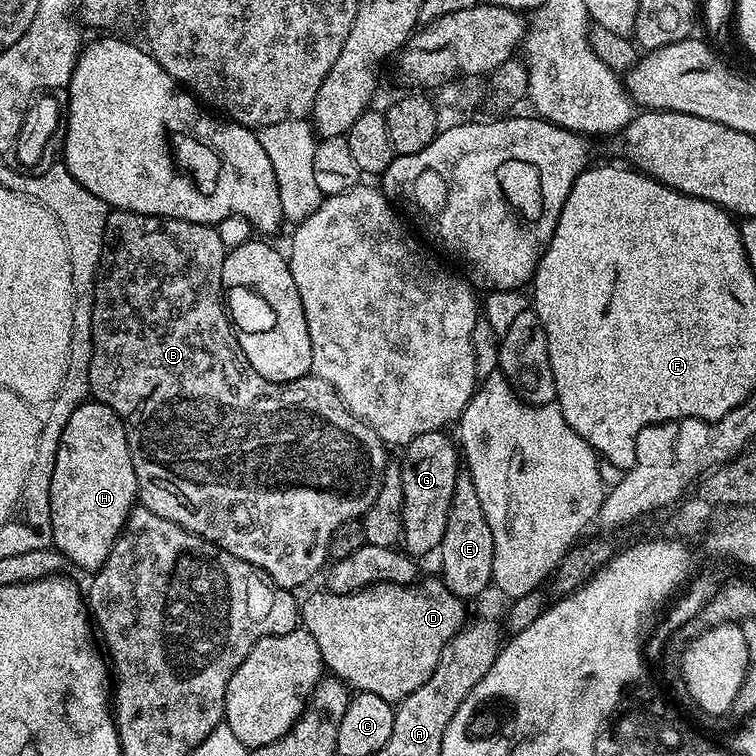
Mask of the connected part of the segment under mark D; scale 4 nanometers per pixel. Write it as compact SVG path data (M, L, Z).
M421 579L410 584L374 584L341 596L321 590L302 600L299 605L302 627L314 634L314 642L318 642L325 669L336 679L343 680L349 689L378 694L378 698L393 706L414 694L414 690L418 690L418 686L422 686L422 682L434 674L434 666L438 666L438 658L446 642L460 633L466 623L465 601L455 596L445 586L443 579L435 579Z

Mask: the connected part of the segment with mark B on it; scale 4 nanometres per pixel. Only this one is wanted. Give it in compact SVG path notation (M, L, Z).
M109 211L106 218L106 247L92 290L92 357L88 371L88 392L91 399L110 406L110 410L114 410L114 414L118 414L124 423L134 462L138 500L143 507L218 545L222 550L234 554L234 558L242 558L255 568L262 569L279 588L297 590L303 584L310 583L319 574L320 567L322 572L329 563L330 534L334 534L342 522L360 520L370 510L371 504L378 498L390 453L378 434L350 414L336 391L320 376L309 374L289 384L275 384L262 378L262 374L250 366L246 354L242 354L236 330L225 307L222 282L225 255L223 240L213 225L167 220L164 216L143 216L137 212Z

